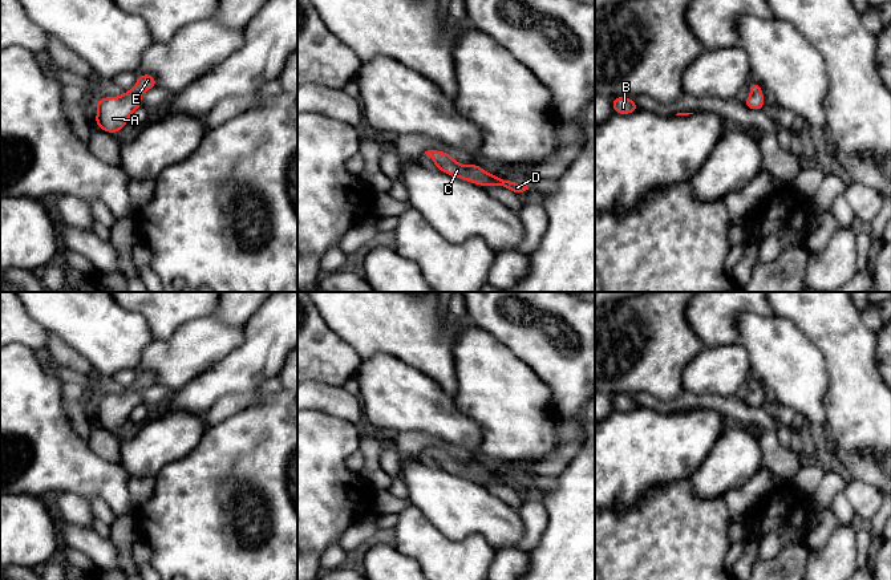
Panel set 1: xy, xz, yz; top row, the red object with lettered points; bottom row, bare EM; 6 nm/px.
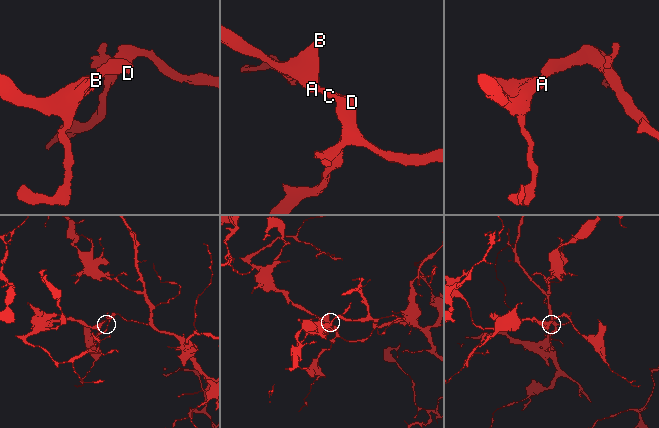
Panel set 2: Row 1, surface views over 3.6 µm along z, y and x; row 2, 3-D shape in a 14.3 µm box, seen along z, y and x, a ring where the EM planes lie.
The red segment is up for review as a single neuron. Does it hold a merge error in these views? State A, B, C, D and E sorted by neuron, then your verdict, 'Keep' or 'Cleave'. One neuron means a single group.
Groups: A B C D E. Keep

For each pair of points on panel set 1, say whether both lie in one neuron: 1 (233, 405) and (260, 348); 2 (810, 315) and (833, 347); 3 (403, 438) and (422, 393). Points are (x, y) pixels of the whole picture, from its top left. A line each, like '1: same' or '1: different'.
1: different
2: same
3: different

